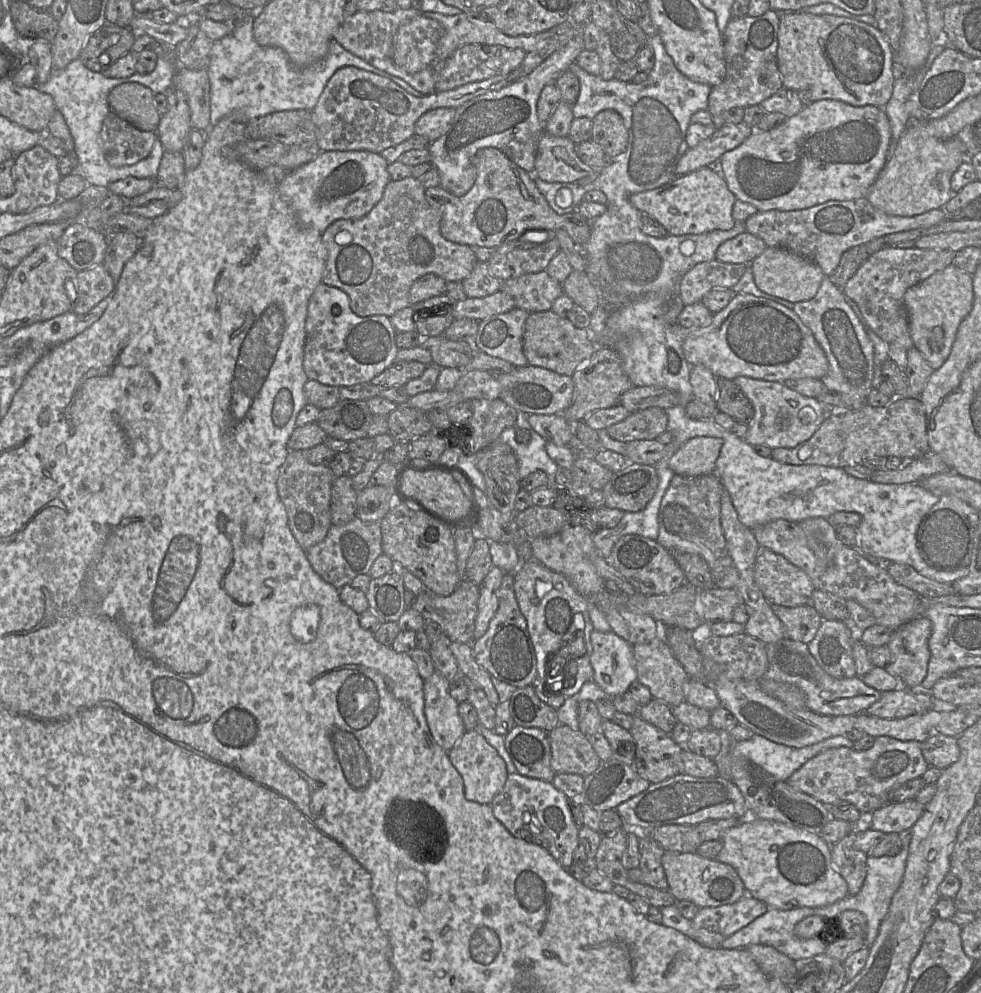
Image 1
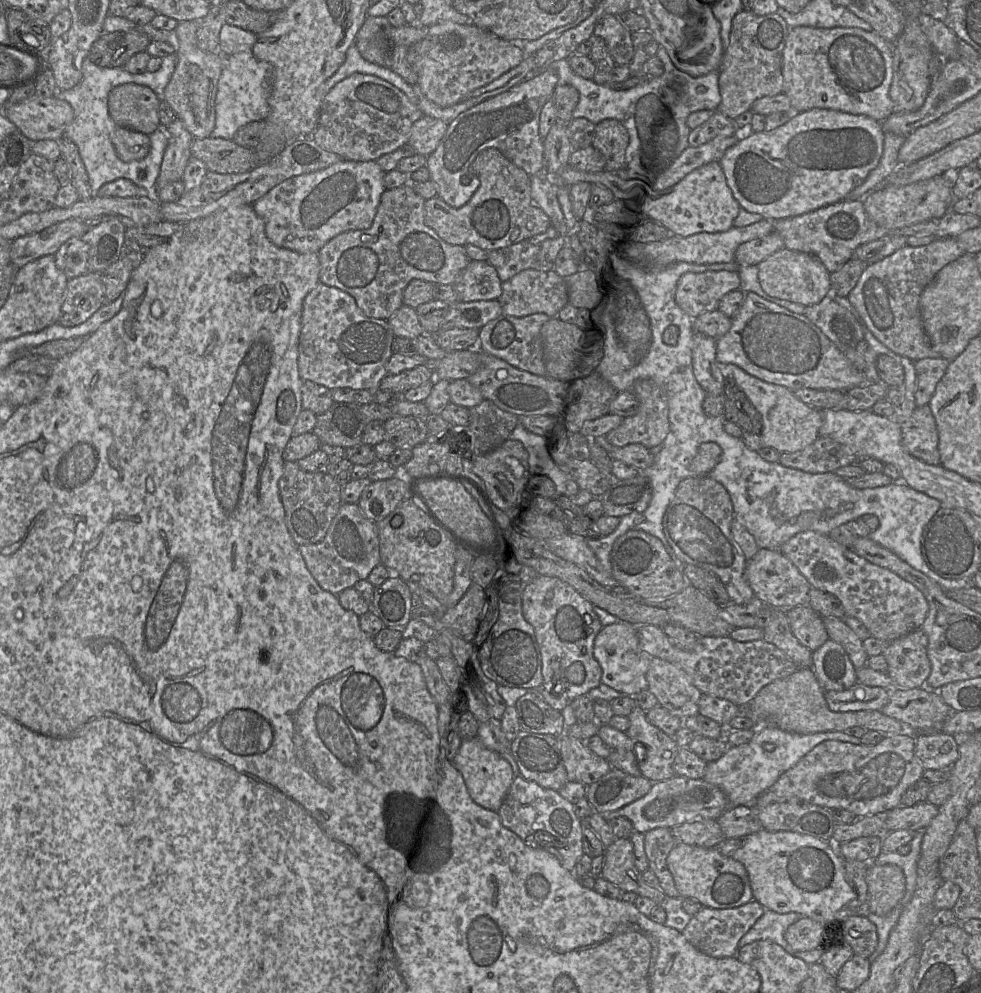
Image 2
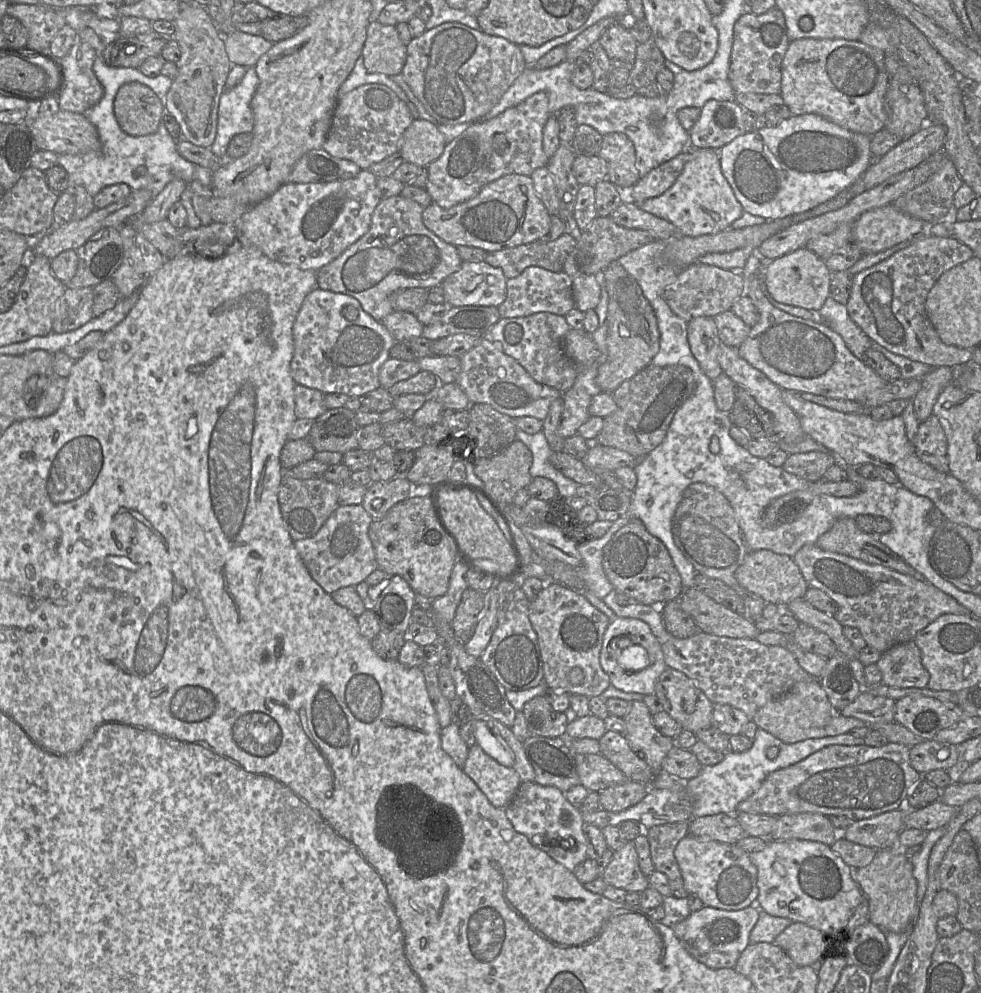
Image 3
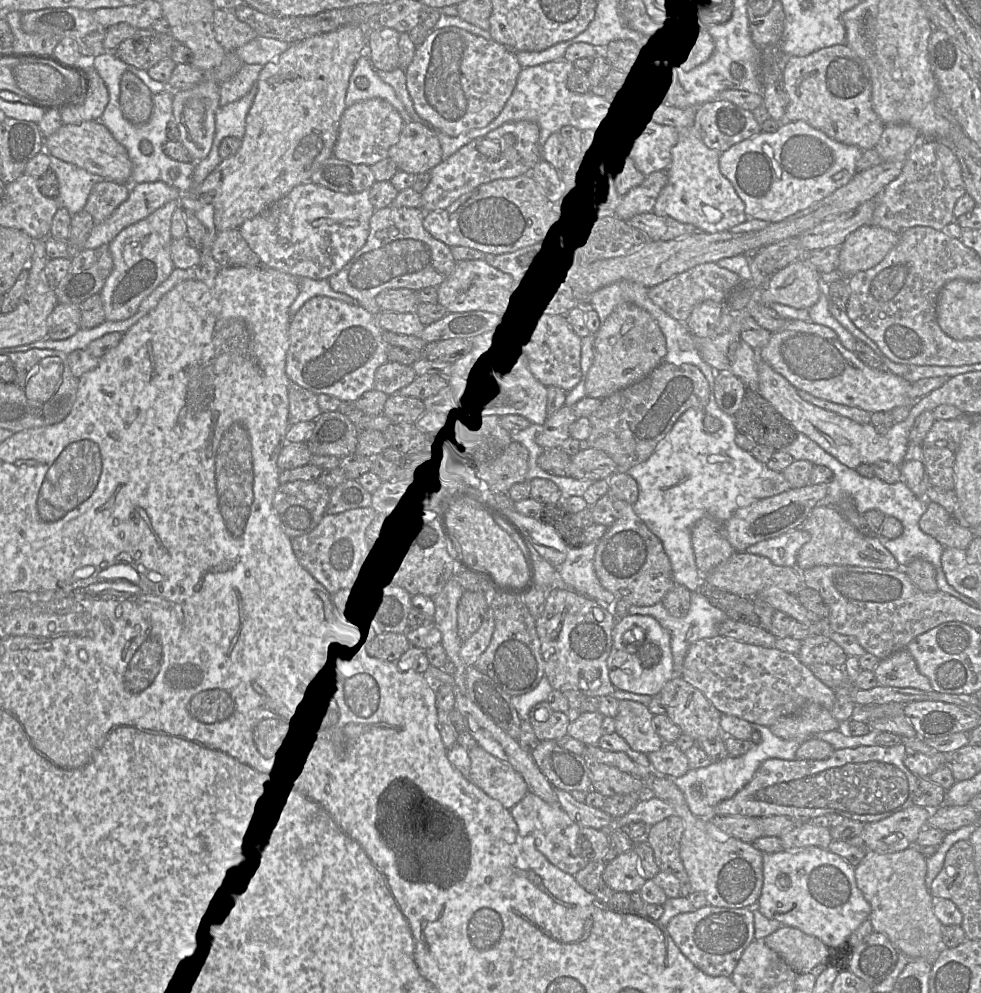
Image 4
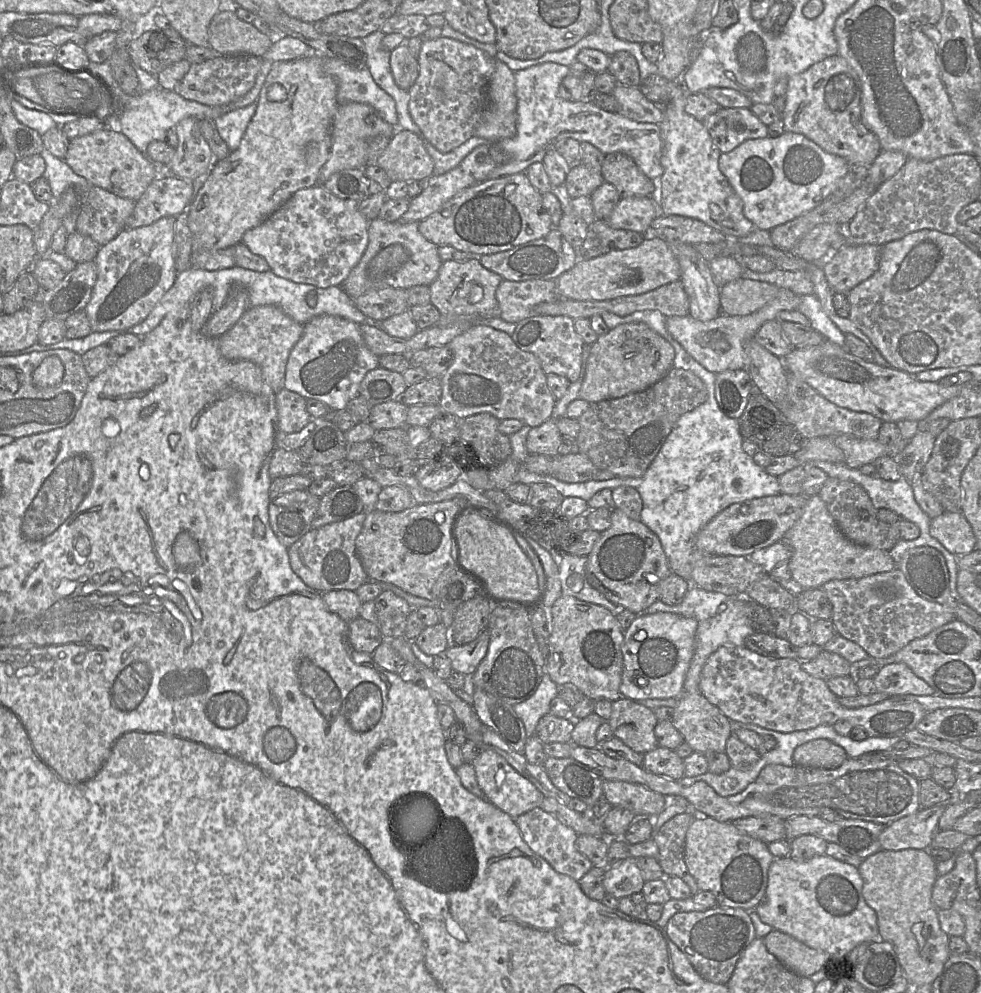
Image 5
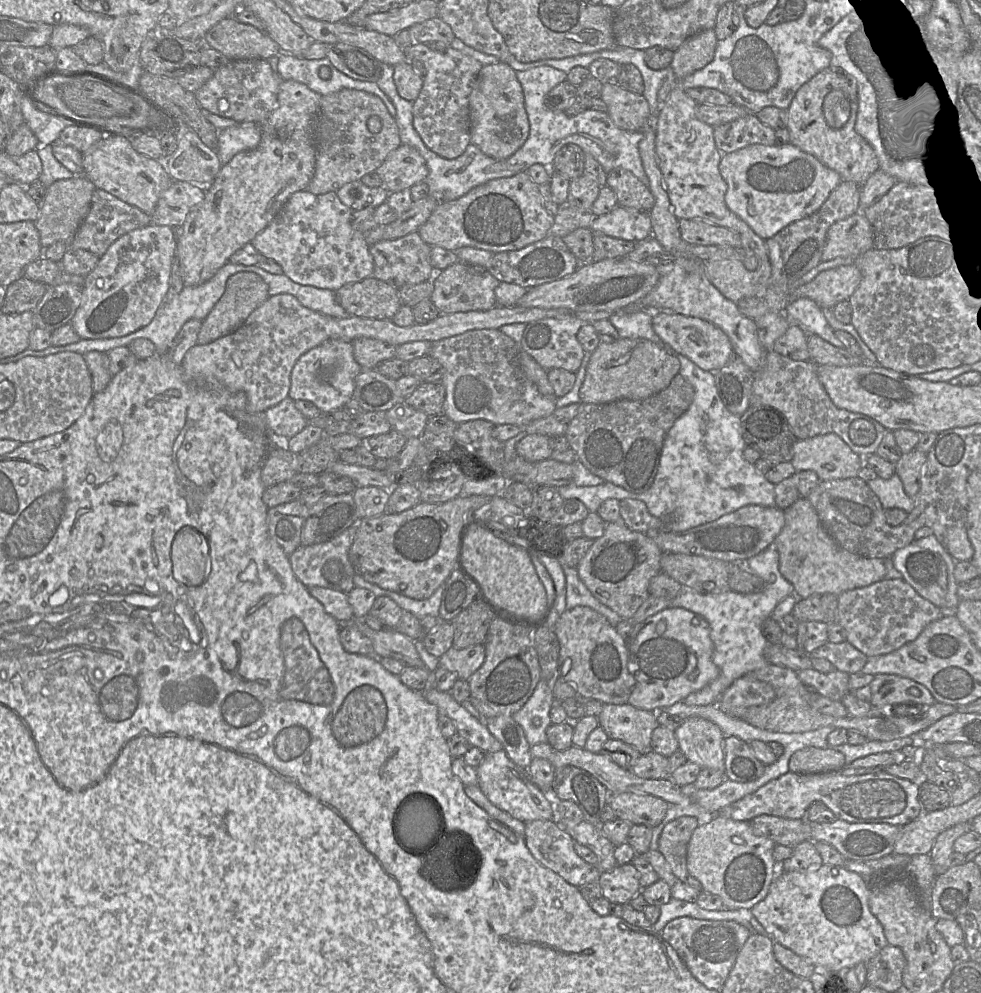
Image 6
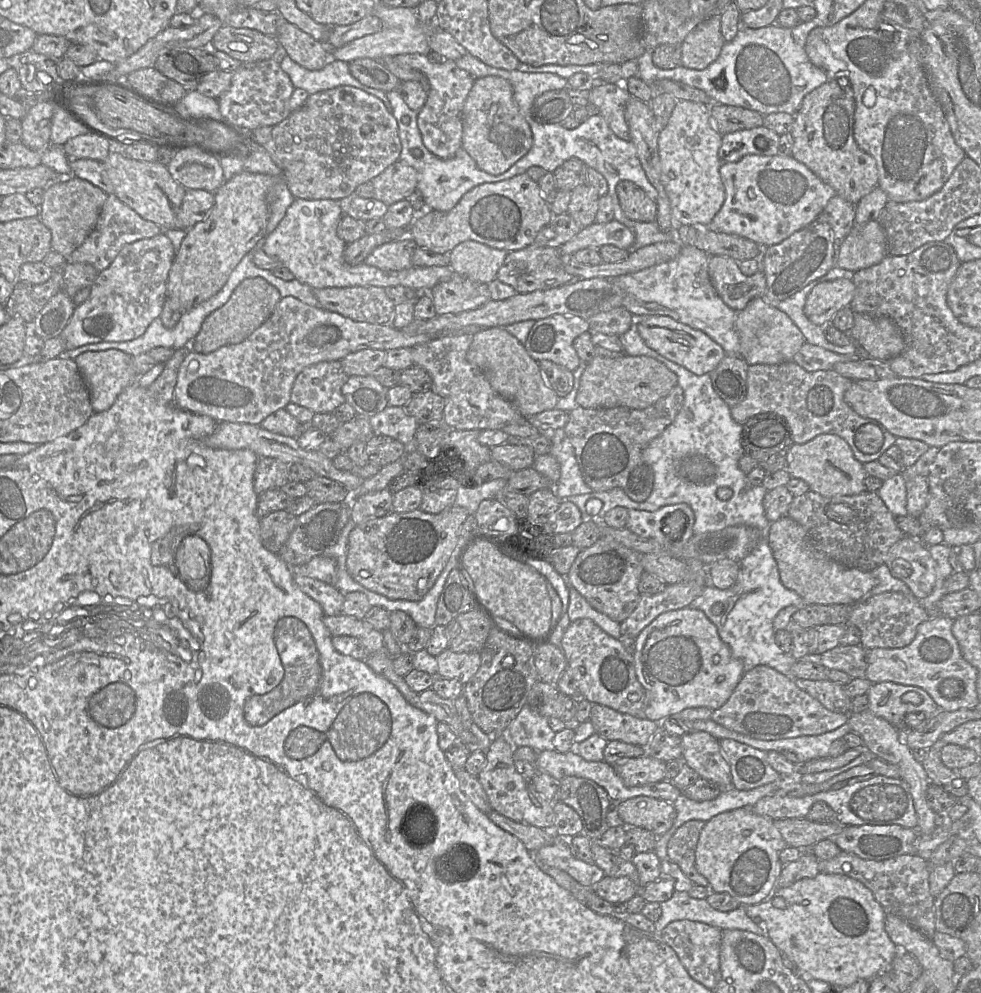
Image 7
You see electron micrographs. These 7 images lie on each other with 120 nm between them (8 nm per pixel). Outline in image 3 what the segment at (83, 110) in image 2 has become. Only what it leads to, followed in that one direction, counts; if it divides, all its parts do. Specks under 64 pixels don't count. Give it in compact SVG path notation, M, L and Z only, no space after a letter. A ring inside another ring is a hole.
M98 54L96 56L95 60L94 60L93 71L94 71L96 77L98 78L98 80L100 81L100 83L103 86L104 94L103 94L103 97L101 98L101 100L97 104L95 104L94 106L89 108L84 114L96 126L96 128L98 130L98 134L99 134L99 139L101 141L101 145L102 146L101 146L101 149L98 150L98 151L90 151L90 152L87 152L87 153L82 153L82 154L61 154L61 155L58 156L57 164L61 165L68 173L68 177L69 177L69 190L73 191L73 189L76 186L84 186L86 188L86 190L88 191L88 193L91 196L94 197L106 186L117 184L117 183L126 183L126 184L128 184L131 187L132 190L135 190L135 189L147 189L147 190L151 191L154 196L156 196L159 192L161 192L164 189L164 187L170 181L172 181L174 179L182 179L186 183L190 183L190 182L192 182L194 180L197 180L197 181L201 182L204 186L211 187L213 170L211 170L209 168L206 168L206 167L203 167L201 165L198 165L196 163L192 163L192 162L186 160L185 158L183 158L177 151L178 139L174 139L170 135L170 133L168 132L168 130L167 130L163 120L161 120L161 122L160 122L156 132L154 132L152 134L148 134L148 135L143 135L143 136L132 136L132 135L127 134L126 132L124 132L121 129L121 127L120 127L120 125L119 125L119 123L118 123L118 121L117 121L117 119L115 117L115 113L114 113L114 99L115 99L115 96L116 96L117 91L120 88L120 86L122 86L125 83L133 82L133 81L140 82L140 83L143 83L144 85L147 85L148 87L150 87L163 100L163 110L164 110L164 107L165 107L164 106L164 97L166 96L167 92L169 91L169 89L171 87L172 81L173 81L172 78L170 78L168 76L165 76L165 75L163 75L161 73L159 75L155 76L155 77L148 77L148 76L144 75L138 68L108 66L108 65L105 64L104 59L103 59L103 57L100 54Z

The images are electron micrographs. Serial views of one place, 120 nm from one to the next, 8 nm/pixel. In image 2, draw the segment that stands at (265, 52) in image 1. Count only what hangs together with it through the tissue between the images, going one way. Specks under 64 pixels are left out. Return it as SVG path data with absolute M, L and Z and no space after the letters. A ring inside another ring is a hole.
M352 44L348 48L345 60L339 69L321 85L321 98L324 98L330 89L338 82L353 73L369 74L386 80L401 90L409 98L410 102L418 107L418 96L412 85L408 84L401 76L388 67L379 66L366 61L361 56L355 44ZM252 50L224 57L225 66L218 80L215 97L215 127L210 137L233 139L241 127L268 117L272 65L256 59Z

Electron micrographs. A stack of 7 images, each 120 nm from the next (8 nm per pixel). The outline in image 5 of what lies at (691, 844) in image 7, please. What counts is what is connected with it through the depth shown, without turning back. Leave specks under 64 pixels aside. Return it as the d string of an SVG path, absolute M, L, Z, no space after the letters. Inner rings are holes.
M691 813L677 814L664 823L652 839L658 846L658 862L665 876L677 876L690 887L692 895L700 891L684 860L686 833L695 819Z

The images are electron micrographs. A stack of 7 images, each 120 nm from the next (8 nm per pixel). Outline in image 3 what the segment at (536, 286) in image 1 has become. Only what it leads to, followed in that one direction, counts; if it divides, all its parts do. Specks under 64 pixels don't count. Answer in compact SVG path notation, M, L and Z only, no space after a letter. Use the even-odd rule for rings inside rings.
M538 266L527 267L515 278L507 279L506 298L498 306L500 318L523 317L539 312L565 316L575 308L572 282L573 278L564 271L552 272Z

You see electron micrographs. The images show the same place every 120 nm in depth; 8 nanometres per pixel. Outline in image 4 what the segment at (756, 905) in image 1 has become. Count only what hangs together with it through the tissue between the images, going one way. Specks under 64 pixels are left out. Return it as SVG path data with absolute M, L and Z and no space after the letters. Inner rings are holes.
M710 904L674 916L667 930L679 950L709 976L730 977L744 950L755 939L754 914L747 907L726 908Z

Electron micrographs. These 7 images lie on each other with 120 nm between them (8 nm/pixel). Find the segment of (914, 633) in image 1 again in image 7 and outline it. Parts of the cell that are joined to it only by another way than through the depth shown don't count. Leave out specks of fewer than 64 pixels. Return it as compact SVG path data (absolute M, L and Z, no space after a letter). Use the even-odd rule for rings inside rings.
M880 682L872 684L868 693L868 709L876 716L884 718L903 735L910 731L905 724L905 717L910 713L922 712L925 720L936 716L942 709L932 697L917 686L907 686L894 682ZM907 692L916 692L922 698L920 704L913 704L903 700Z

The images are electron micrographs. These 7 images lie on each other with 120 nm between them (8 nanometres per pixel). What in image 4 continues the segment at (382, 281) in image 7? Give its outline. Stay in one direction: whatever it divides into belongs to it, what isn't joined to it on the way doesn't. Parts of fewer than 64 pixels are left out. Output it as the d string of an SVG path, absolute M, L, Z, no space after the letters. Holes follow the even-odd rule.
M308 182L294 187L265 211L246 220L239 229L249 247L260 257L263 266L295 277L327 280L339 272L364 246L369 235L370 218L374 211L369 199L369 190L345 194Z

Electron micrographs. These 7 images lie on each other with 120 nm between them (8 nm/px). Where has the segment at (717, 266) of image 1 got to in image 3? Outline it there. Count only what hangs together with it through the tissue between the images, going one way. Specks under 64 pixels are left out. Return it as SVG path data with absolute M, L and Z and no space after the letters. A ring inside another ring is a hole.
M694 263L682 269L661 294L671 310L686 322L695 317L714 317L731 310L733 303L743 295L746 295L746 280L740 272L703 263Z

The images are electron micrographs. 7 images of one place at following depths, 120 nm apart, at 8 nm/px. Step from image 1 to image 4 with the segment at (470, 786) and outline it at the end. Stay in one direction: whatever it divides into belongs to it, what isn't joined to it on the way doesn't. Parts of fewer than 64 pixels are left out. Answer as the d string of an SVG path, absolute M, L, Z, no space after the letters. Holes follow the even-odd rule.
M480 746L469 750L470 781L511 810L529 792L521 774Z

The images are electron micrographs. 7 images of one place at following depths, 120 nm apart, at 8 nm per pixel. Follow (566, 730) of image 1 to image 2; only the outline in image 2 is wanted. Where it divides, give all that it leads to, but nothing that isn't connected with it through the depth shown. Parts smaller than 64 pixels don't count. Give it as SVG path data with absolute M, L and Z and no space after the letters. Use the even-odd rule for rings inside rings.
M566 733L558 737L568 781L588 786L612 768L607 759L596 755L585 745L585 740L576 739Z

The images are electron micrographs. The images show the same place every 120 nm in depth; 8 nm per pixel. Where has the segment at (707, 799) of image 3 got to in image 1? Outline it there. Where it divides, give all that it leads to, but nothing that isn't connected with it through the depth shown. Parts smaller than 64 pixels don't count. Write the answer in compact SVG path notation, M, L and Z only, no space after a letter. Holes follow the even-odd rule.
M723 733L723 745L719 754L713 760L716 762L719 774L730 779L731 756L732 758L747 758L757 764L777 780L786 781L804 763L819 753L836 747L853 748L854 742L843 735L827 738L818 743L803 747L794 748L784 744L775 743L761 735L755 734L748 740L734 742L729 733Z

